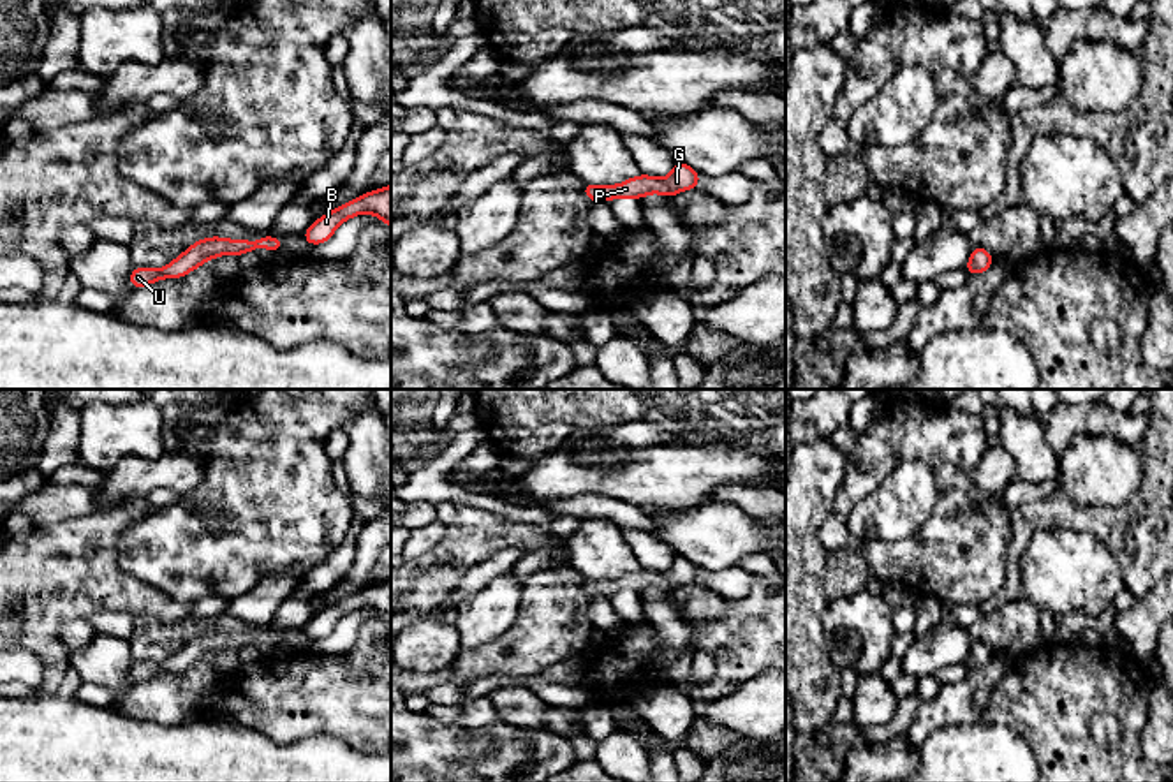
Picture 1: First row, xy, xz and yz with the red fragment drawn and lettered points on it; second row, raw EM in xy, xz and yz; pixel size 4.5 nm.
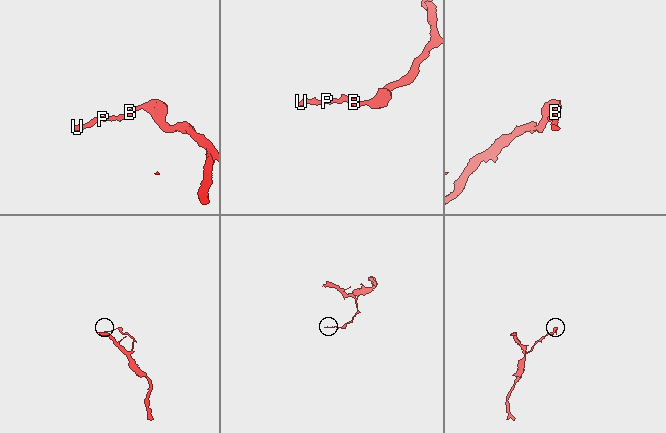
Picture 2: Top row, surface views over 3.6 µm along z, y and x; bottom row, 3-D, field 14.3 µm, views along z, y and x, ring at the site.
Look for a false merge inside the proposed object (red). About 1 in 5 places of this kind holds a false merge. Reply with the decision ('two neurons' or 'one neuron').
one neuron

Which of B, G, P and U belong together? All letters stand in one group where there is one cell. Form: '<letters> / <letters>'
B G P U

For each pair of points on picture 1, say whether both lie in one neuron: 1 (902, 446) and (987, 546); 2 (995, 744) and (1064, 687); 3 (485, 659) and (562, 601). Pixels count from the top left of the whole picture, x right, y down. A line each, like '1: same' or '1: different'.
1: same
2: different
3: same

